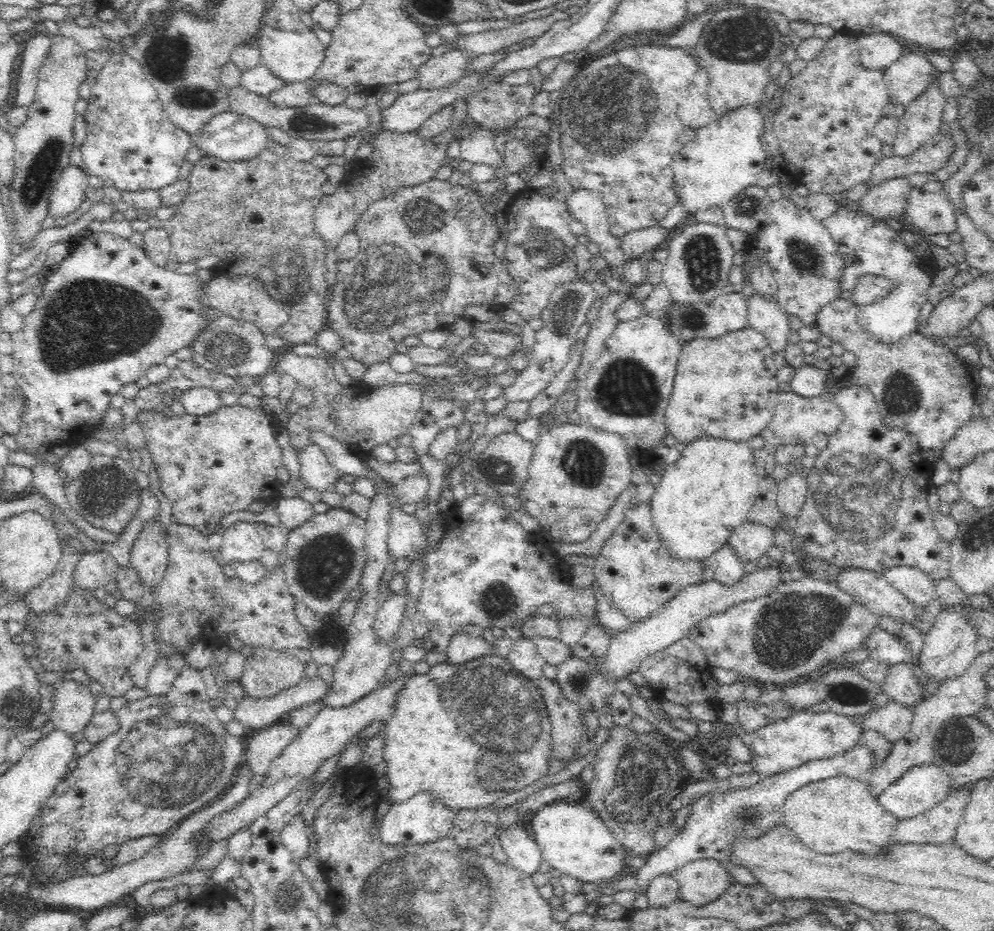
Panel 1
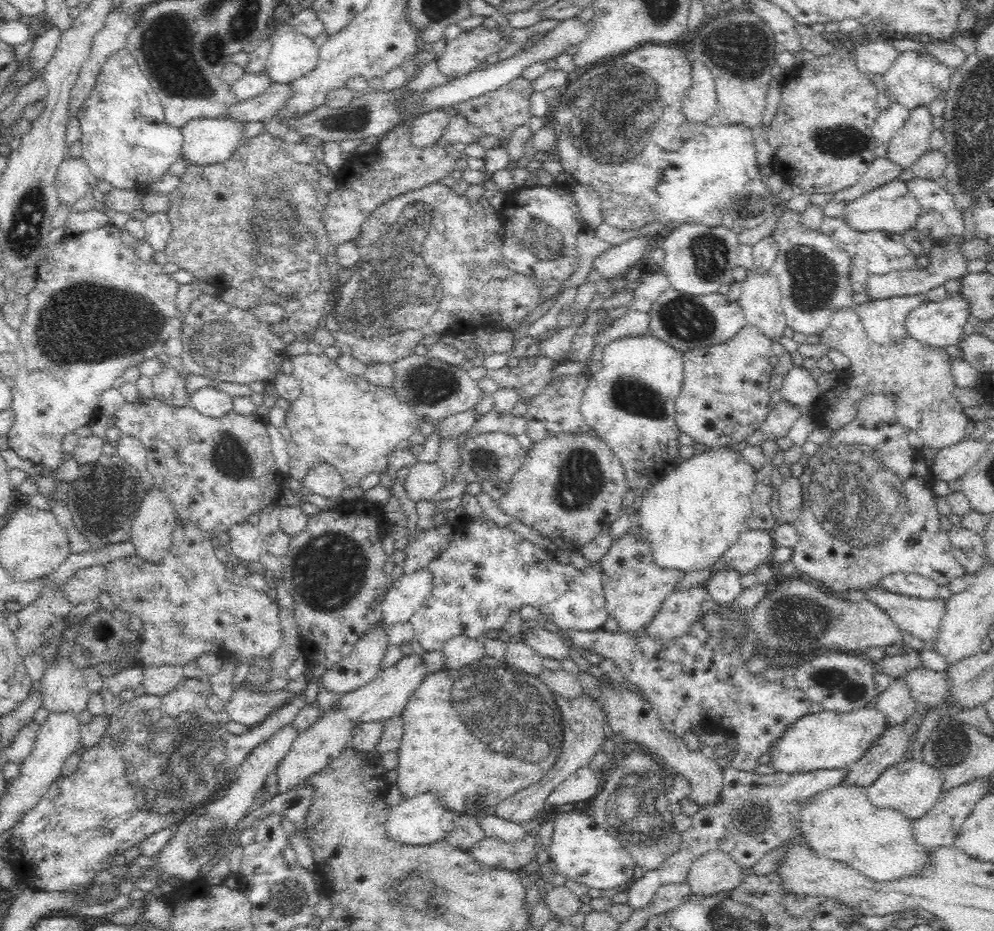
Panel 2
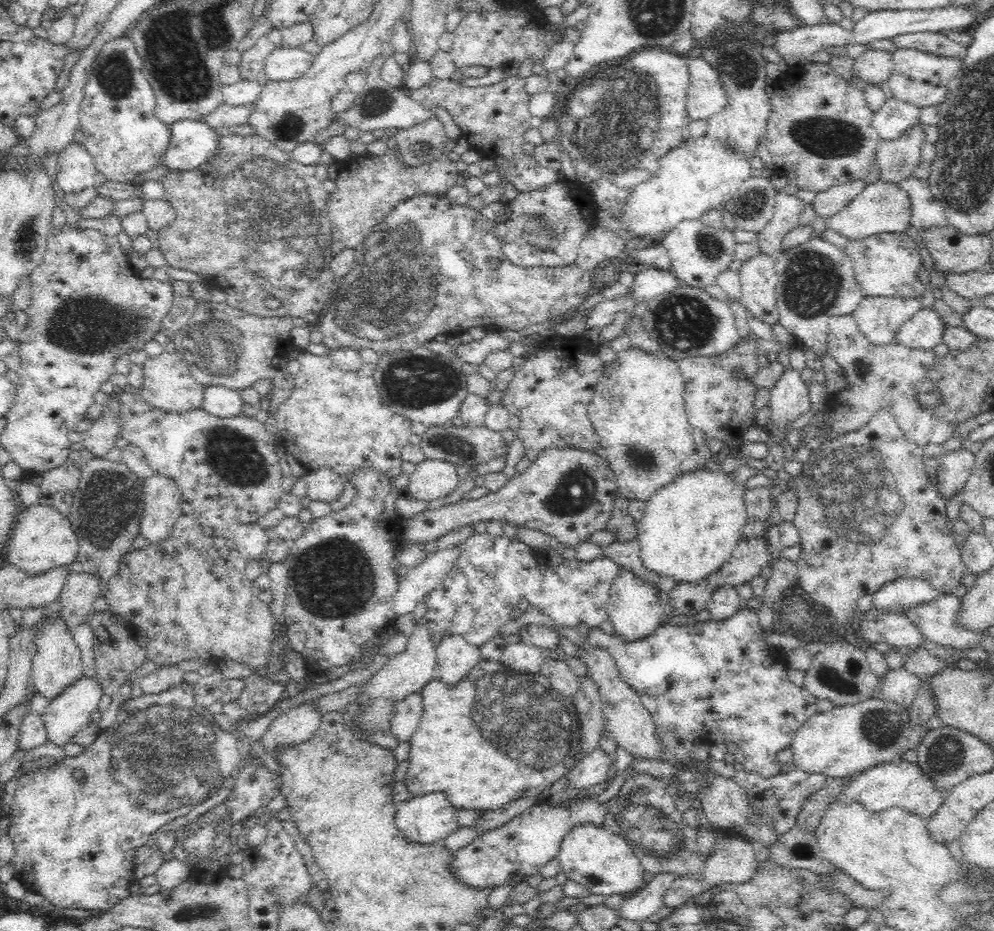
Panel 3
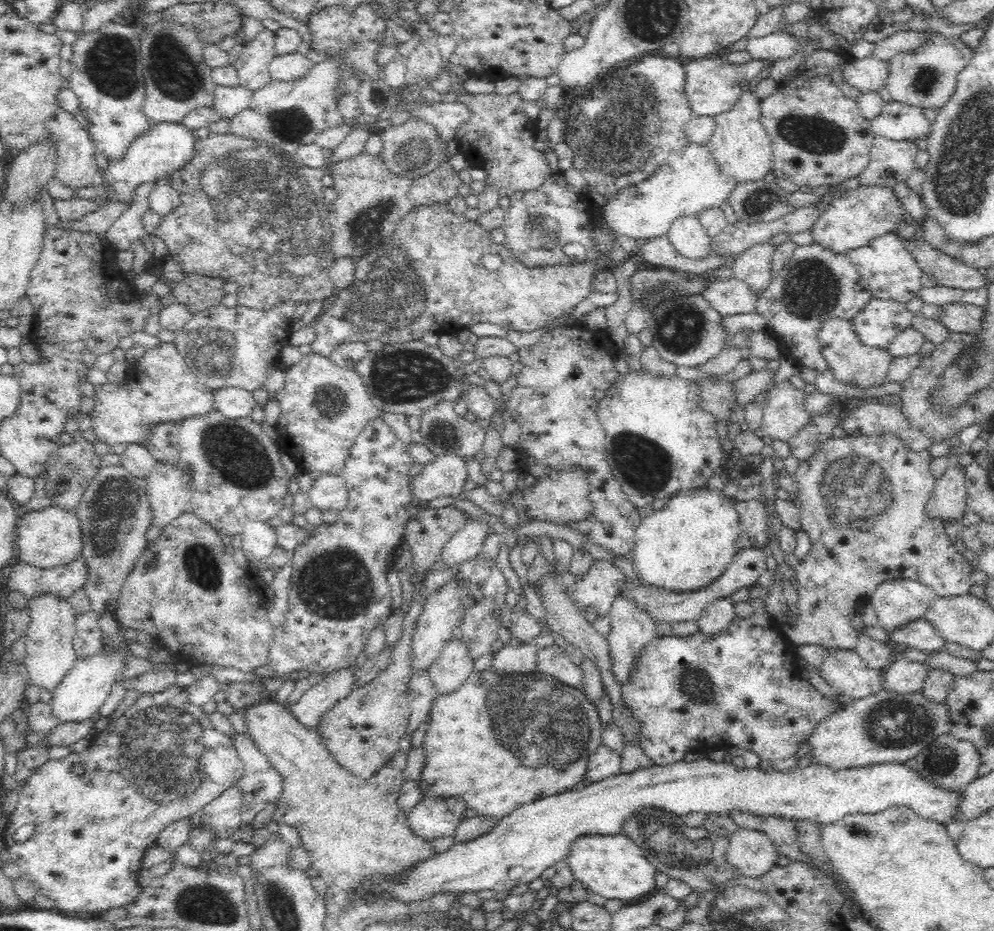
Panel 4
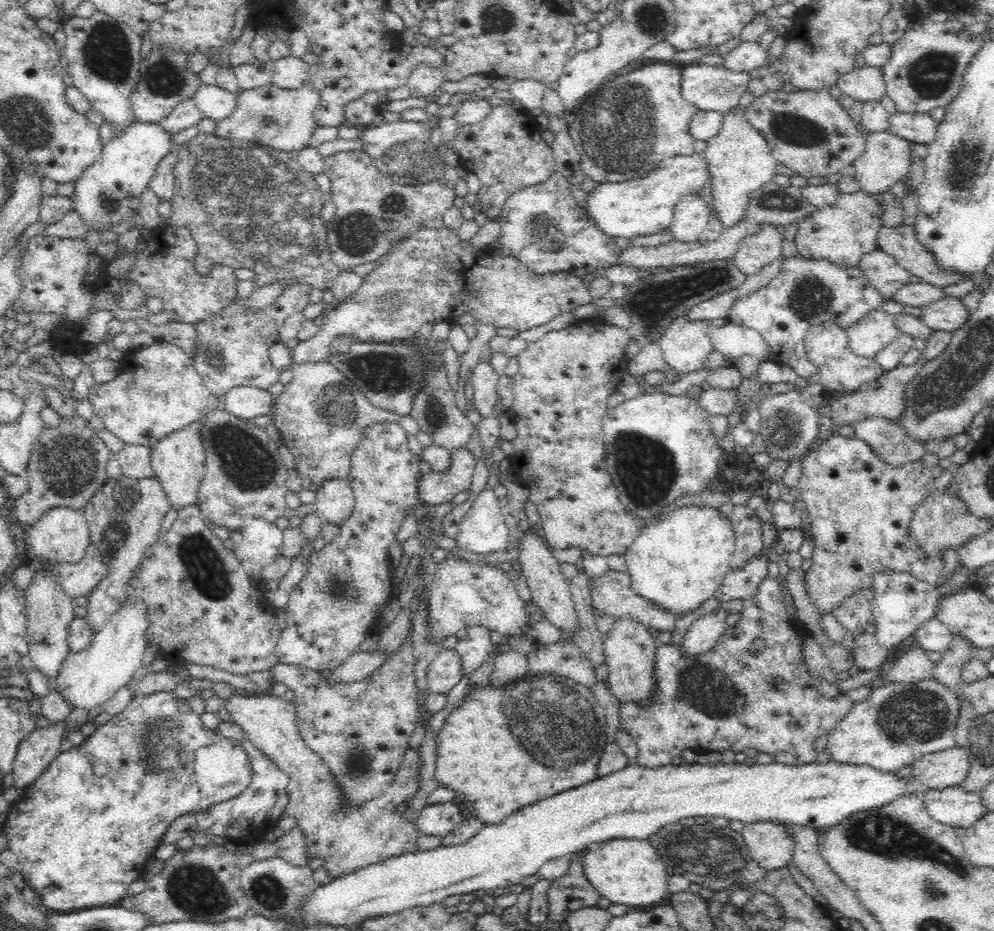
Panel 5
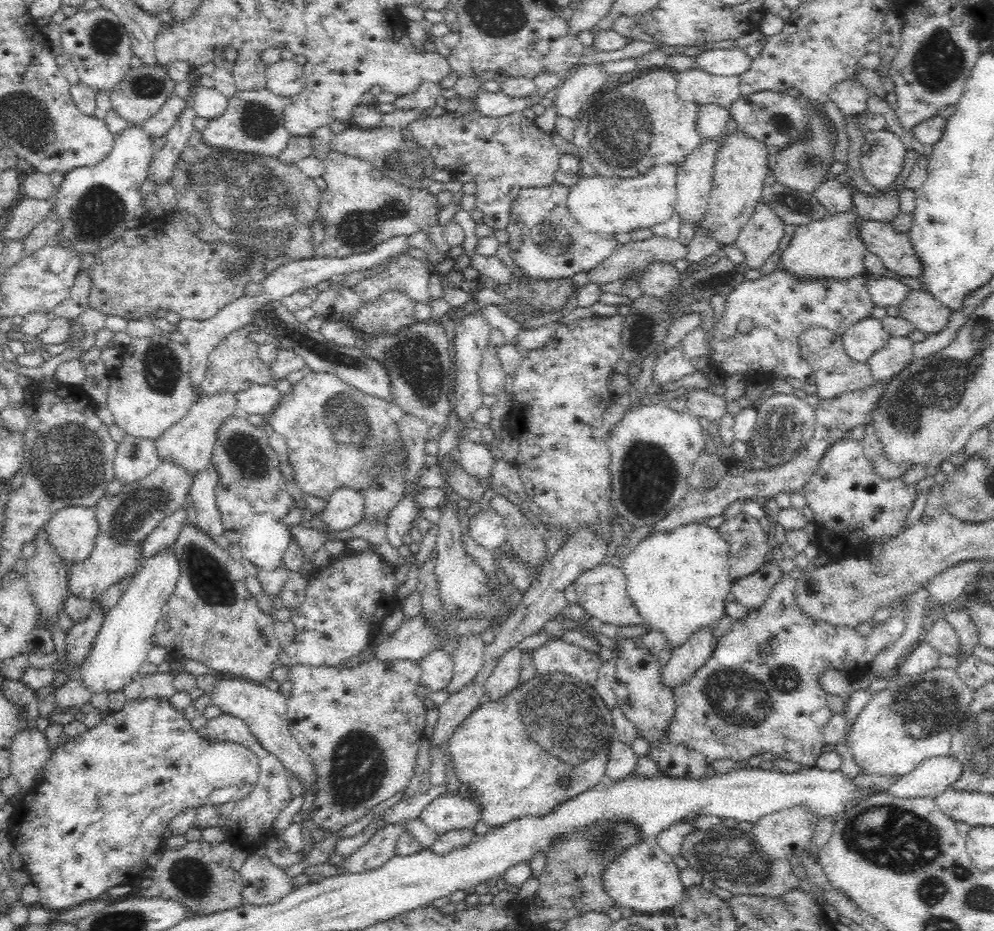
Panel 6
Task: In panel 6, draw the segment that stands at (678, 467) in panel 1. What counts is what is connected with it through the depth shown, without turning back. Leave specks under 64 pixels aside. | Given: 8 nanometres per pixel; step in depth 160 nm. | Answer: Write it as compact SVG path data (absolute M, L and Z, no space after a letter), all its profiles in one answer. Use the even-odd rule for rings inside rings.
M691 522L674 530L646 535L622 560L627 593L638 609L640 623L664 631L665 646L674 650L702 627L714 628L725 614L724 599L731 592L729 546L706 522Z

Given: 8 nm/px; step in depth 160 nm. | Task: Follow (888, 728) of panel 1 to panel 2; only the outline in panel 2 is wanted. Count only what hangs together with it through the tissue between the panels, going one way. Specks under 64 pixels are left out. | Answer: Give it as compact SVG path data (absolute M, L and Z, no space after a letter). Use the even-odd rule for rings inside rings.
M904 678L892 680L890 686L878 694L873 705L886 717L888 727L904 724L919 708L917 702L910 696Z

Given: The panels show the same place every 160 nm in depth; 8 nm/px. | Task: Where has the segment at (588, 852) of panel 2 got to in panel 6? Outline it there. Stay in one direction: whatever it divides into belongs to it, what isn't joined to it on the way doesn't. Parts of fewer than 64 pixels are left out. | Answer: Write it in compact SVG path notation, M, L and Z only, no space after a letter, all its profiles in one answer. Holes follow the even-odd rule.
M656 840L636 843L615 856L602 873L603 889L619 908L630 908L636 913L658 915L668 913L683 899L685 886L680 882L679 870Z

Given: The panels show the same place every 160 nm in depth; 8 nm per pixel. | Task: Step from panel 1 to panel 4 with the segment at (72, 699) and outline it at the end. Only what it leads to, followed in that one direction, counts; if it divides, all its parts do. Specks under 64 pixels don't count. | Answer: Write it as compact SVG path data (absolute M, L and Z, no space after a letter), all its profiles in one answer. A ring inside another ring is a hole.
M38 594L36 598L30 598L28 603L31 621L25 632L26 671L28 671L31 684L40 686L42 691L51 692L70 672L77 660L73 647L77 616L73 613L67 599L58 598L55 594Z

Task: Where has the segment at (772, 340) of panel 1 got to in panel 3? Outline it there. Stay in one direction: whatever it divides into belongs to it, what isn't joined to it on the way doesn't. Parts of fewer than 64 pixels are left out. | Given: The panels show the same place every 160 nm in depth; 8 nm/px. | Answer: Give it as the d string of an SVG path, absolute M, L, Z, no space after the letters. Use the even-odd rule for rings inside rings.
M764 254L747 256L739 268L741 302L747 312L766 324L778 324L779 310L776 304L776 257Z

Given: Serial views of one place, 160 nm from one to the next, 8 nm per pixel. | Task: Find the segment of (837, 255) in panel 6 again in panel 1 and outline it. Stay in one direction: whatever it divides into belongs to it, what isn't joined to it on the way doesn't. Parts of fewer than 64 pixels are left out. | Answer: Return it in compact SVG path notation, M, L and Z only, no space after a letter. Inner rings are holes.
M908 177L885 180L868 188L868 192L858 201L859 208L874 219L894 224L894 218L904 215L912 189Z

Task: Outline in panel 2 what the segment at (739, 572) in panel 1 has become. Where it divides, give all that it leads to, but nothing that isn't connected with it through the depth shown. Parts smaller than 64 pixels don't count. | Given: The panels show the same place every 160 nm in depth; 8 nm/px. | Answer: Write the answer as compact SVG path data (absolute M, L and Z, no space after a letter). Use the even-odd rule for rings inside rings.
M732 568L720 569L709 578L707 590L714 603L730 605L743 591L741 575Z

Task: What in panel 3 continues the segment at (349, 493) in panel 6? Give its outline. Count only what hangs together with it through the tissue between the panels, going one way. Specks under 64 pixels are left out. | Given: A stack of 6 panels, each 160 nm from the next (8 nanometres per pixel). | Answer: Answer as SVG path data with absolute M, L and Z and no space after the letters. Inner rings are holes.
M329 467L307 471L304 478L307 501L320 500L332 504L342 495L344 477L335 474Z

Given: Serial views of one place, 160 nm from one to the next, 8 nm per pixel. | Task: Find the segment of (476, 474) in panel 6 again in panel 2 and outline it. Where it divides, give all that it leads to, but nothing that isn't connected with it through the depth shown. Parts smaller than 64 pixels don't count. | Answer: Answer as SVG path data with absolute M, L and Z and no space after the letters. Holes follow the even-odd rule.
M420 463L413 465L410 474L406 476L404 489L410 500L415 503L432 501L435 494L445 487L444 473L434 463Z

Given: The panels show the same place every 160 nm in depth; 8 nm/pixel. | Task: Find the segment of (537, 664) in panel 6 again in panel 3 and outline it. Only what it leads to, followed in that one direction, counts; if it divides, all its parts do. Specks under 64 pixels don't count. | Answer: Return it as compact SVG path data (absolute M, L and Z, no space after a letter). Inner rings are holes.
M544 659L539 673L547 677L553 689L564 697L572 697L581 686L581 677L575 675L565 660Z

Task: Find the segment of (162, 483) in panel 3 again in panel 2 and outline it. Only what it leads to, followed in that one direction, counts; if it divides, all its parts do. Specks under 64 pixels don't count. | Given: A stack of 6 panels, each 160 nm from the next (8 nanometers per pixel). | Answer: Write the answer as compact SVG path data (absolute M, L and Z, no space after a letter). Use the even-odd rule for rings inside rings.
M155 486L141 496L139 510L131 526L135 555L144 562L162 562L170 548L176 514L170 499Z

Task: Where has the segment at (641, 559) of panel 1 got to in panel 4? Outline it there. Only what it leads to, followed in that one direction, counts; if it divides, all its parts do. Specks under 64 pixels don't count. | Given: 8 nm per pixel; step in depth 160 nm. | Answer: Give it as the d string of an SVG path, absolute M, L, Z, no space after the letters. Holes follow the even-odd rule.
M623 596L616 597L611 604L609 620L611 629L607 634L607 641L610 647L610 669L612 669L614 679L624 686L630 680L636 655L646 643L649 643L657 635L656 624L642 602L634 605L630 599Z

